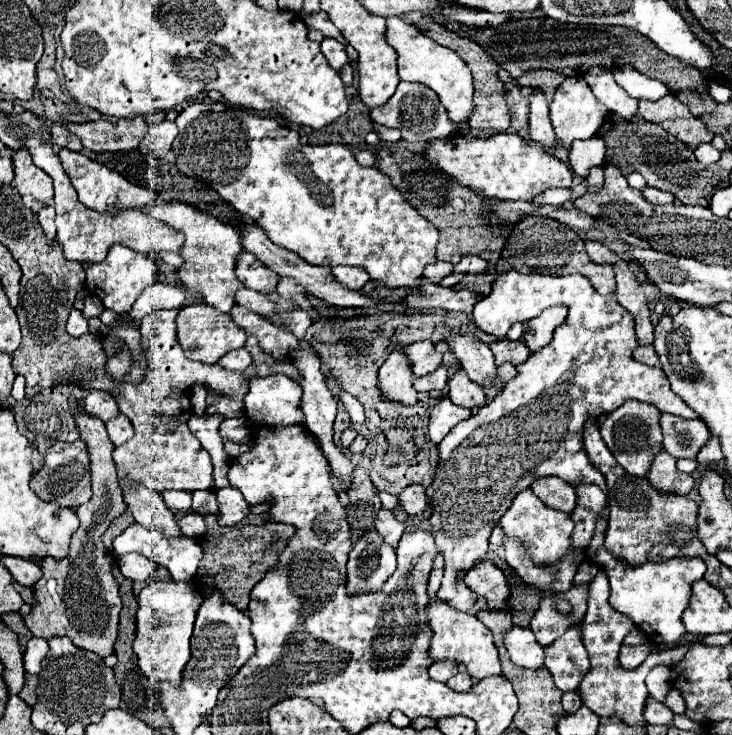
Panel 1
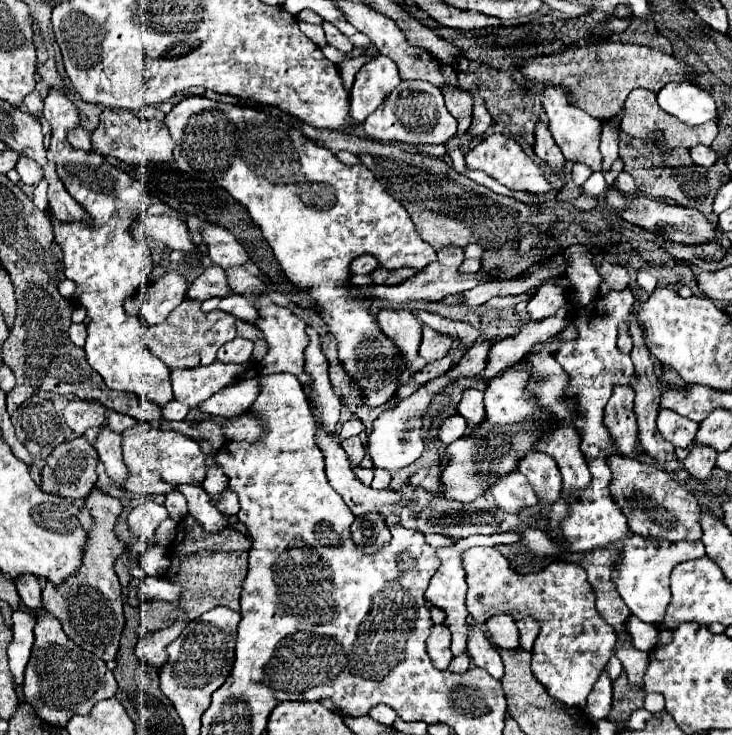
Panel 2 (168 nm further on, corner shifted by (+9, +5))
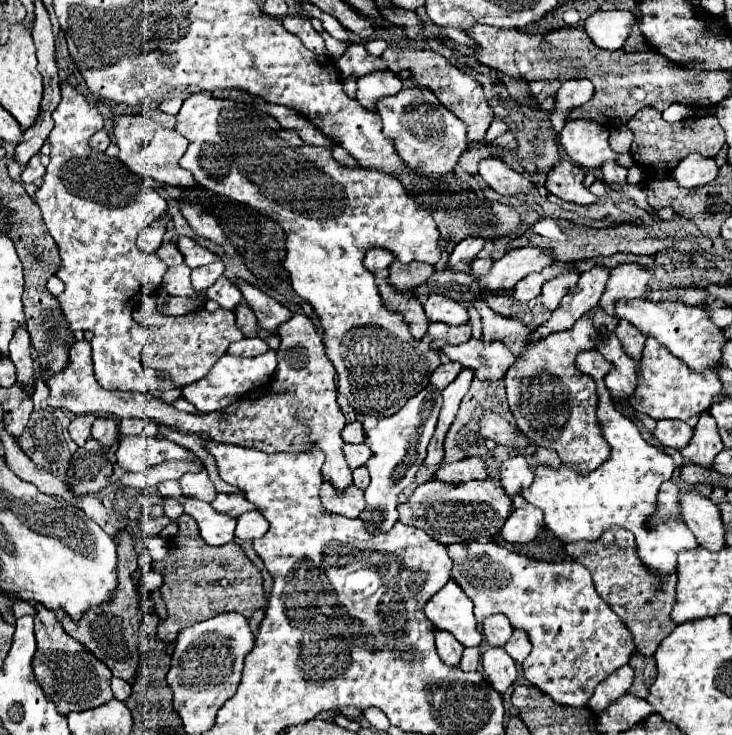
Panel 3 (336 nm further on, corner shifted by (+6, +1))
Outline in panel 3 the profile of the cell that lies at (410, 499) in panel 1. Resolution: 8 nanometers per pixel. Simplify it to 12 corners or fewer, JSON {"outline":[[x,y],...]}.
{"outline":[[480,457],[442,465],[434,479],[466,483],[488,479],[486,461]]}

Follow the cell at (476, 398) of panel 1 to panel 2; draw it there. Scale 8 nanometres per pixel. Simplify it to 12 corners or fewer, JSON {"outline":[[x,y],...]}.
{"outline":[[465,389],[457,405],[469,427],[483,421],[483,393]]}

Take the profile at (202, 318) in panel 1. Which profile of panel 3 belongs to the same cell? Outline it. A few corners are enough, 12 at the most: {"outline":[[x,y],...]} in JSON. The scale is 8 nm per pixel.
{"outline":[[234,313],[144,317],[144,365],[176,387],[202,379],[244,339]]}

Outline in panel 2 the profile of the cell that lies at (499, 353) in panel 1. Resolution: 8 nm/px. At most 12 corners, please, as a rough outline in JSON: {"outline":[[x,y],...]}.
{"outline":[[501,337],[475,343],[449,371],[455,379],[471,377],[485,369],[491,343]]}

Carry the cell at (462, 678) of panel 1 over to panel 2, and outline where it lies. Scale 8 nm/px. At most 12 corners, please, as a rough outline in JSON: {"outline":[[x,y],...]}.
{"outline":[[461,653],[451,661],[451,673],[463,673],[471,665],[469,655]]}

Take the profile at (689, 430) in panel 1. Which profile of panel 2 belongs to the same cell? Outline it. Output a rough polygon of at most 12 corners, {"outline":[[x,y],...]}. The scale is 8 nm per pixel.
{"outline":[[661,409],[657,429],[675,447],[689,447],[699,423]]}

